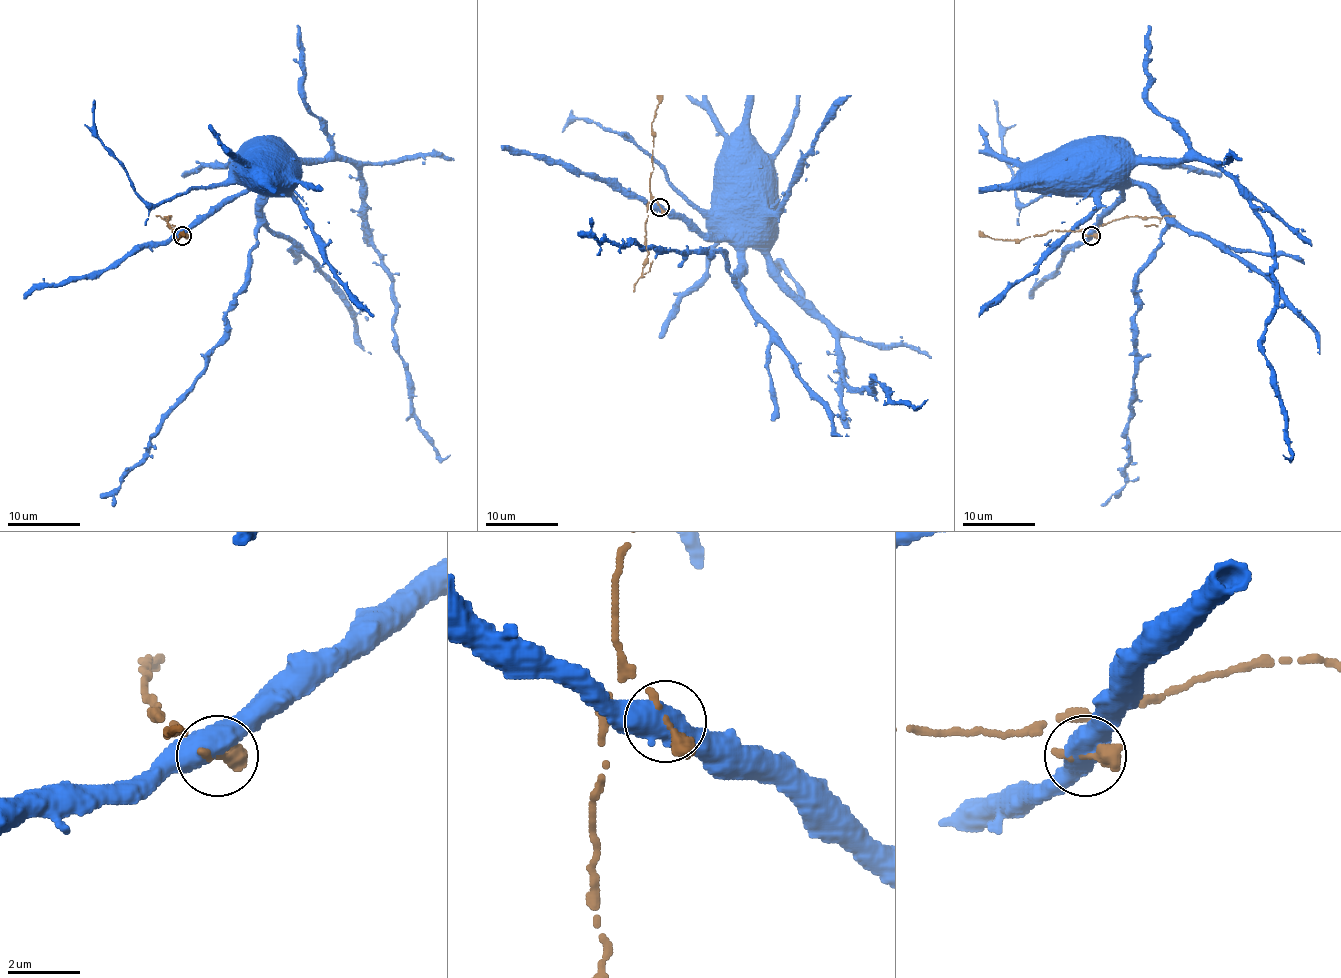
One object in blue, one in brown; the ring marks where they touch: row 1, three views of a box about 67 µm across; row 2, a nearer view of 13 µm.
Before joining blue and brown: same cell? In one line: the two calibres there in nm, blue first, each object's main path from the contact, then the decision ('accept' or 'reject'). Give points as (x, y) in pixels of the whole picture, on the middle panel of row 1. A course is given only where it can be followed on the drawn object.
calibres 460 and 360 nm; course blue (660, 207), (676, 212), (713, 238), (726, 238), (733, 227), (738, 179), (764, 152), (753, 145); course brown (660, 207), (649, 190), (653, 169), (651, 123), (660, 96); reject

